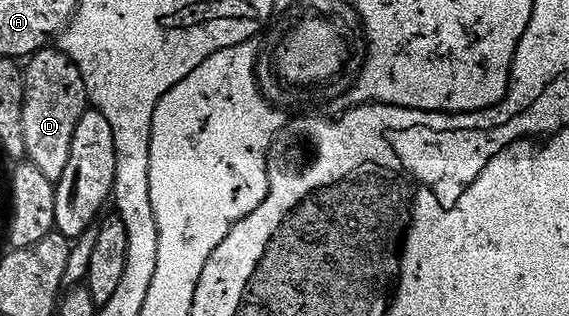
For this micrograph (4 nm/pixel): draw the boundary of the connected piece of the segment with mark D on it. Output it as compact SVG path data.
M41 51L27 62L28 70L22 73L22 104L20 107L20 132L24 138L24 151L27 160L42 171L42 175L49 177L54 183L64 180L64 172L70 163L70 151L74 143L74 131L78 131L78 123L82 119L84 110L90 105L90 85L84 82L85 70L68 56L67 52L48 53Z

